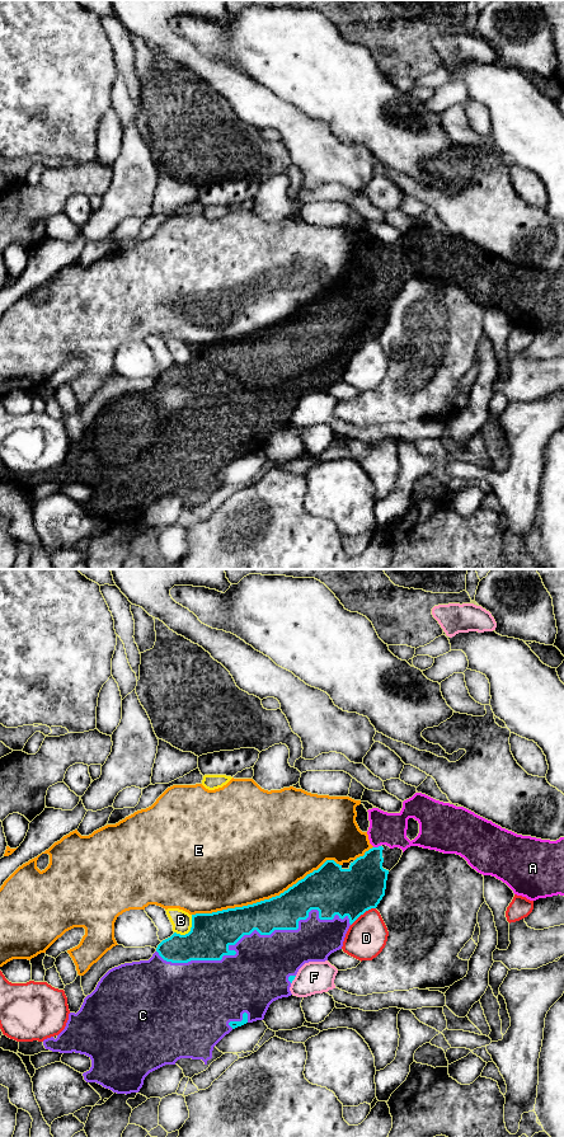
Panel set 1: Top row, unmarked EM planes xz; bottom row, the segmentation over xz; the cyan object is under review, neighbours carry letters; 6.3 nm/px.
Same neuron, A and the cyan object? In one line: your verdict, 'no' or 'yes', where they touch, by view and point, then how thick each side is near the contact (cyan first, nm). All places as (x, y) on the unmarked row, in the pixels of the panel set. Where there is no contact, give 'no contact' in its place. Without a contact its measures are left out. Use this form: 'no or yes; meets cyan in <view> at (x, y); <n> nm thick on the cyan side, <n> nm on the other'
yes; meets cyan in xz at (376, 278); 280 nm thick on the cyan side, 200 nm on the other

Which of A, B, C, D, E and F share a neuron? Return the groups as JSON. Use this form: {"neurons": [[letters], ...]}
{"neurons": [["A", "C"], ["B"], ["D"], ["E"], ["F"]]}

